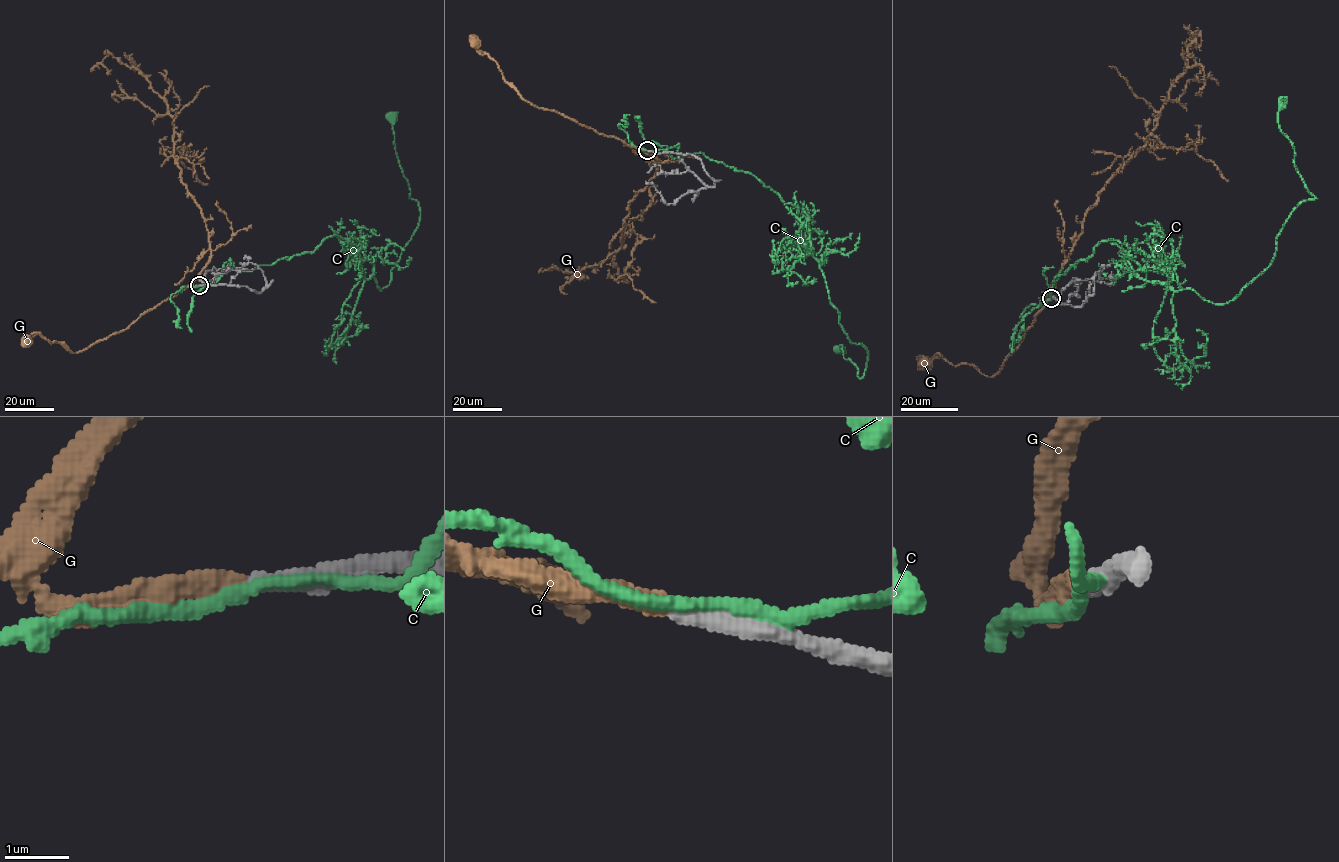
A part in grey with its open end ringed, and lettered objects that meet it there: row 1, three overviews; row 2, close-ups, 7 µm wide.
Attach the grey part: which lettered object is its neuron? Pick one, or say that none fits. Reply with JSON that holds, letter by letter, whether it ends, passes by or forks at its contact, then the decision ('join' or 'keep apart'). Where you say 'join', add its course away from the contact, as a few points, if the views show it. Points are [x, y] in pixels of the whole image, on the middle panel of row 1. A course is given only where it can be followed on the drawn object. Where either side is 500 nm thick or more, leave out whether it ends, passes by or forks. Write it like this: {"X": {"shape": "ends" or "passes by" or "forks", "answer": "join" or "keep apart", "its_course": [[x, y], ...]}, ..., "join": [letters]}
{"C": {"shape": "passes by", "answer": "keep apart"}, "G": {"shape": "ends", "answer": "join", "its_course": [[647, 151], [524, 101], [503, 78], [498, 65], [487, 54], [477, 51], [474, 41]]}, "join": ["G"]}

